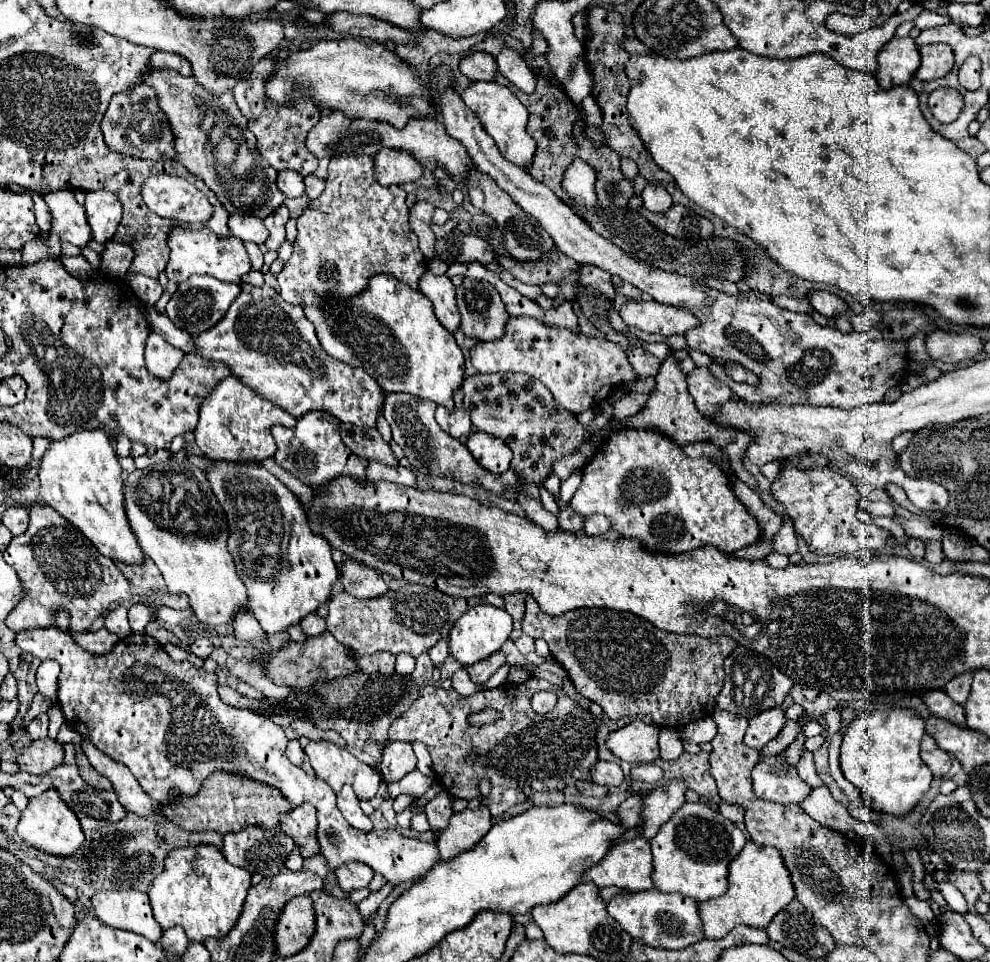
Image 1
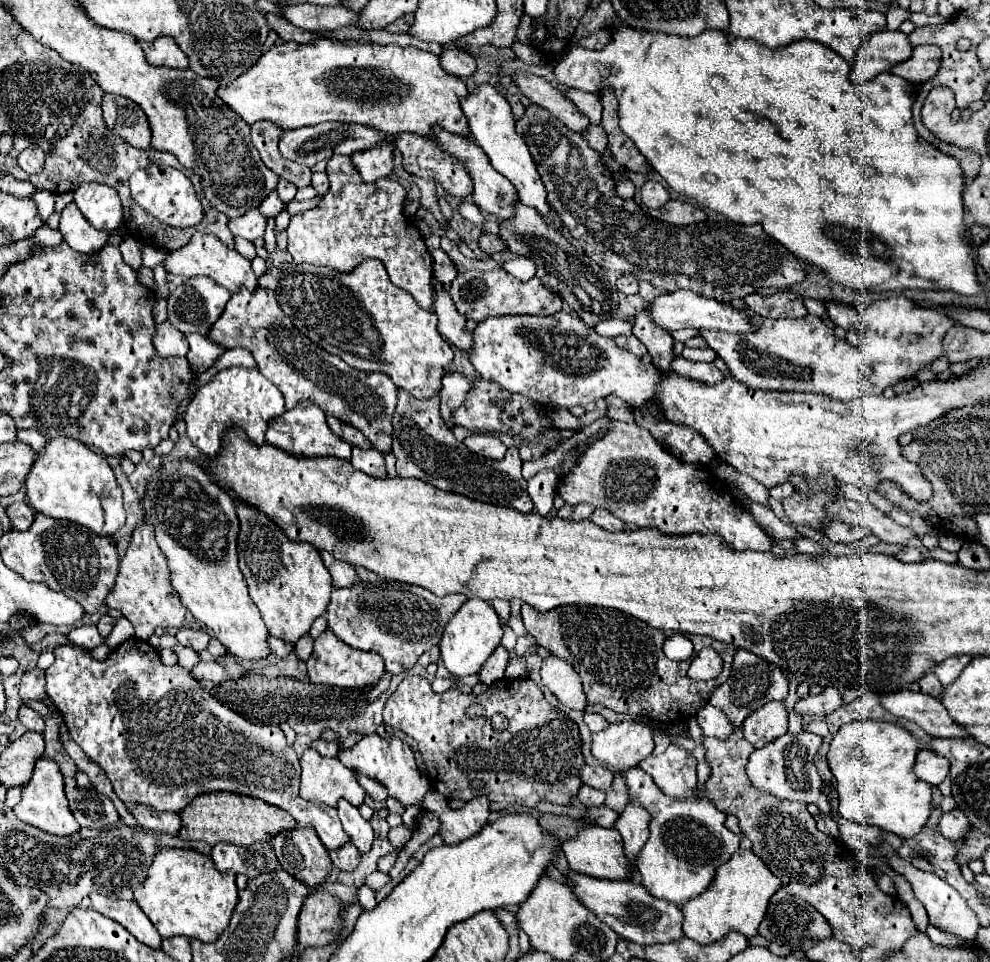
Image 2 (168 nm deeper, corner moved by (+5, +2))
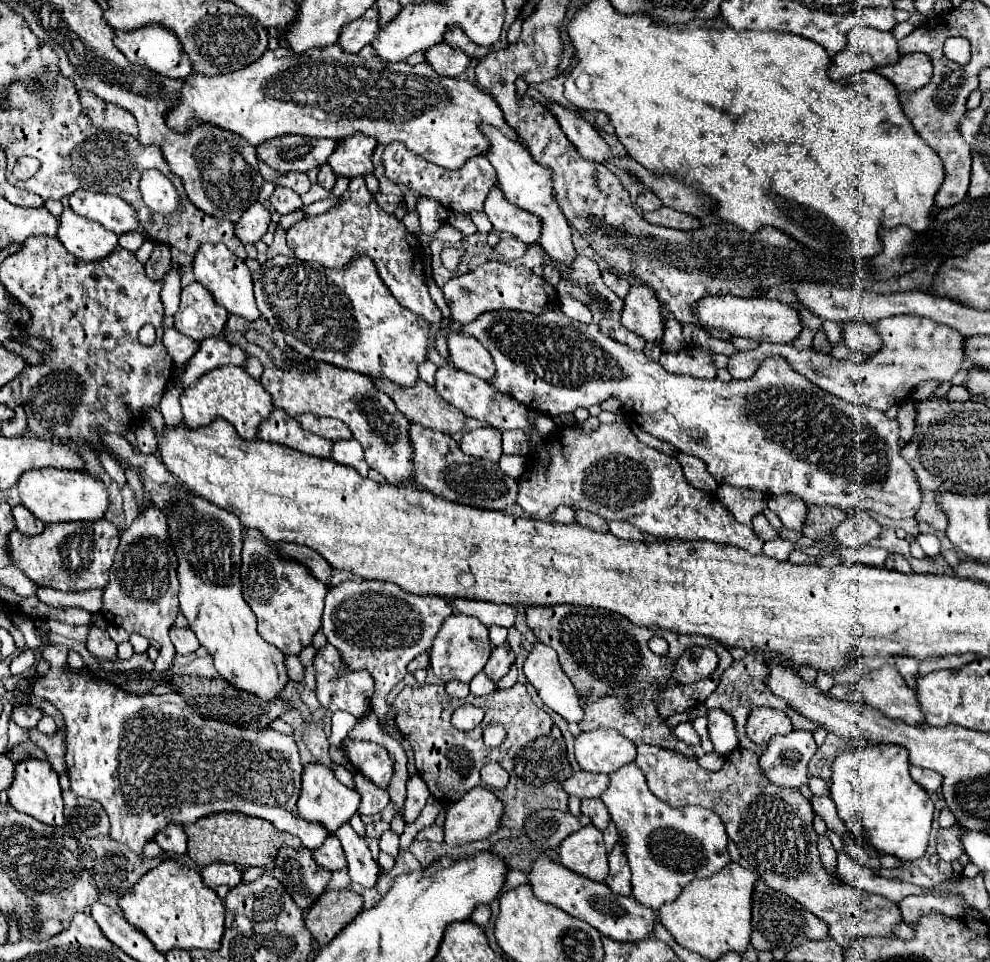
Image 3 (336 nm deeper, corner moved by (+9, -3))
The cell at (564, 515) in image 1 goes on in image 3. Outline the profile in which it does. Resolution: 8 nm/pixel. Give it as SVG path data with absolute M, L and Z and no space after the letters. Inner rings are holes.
M578 509L578 511L576 511L576 521L582 523L582 527L596 529L598 533L608 533L608 523L606 523L602 517L592 515L590 511L582 511L582 509Z

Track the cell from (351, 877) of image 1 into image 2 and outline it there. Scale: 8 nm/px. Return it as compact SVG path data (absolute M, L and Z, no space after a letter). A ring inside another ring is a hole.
M346 844L346 846L338 848L338 850L332 850L330 852L330 858L332 858L332 864L336 868L340 868L344 872L352 872L352 870L358 868L362 856L360 856L358 848L354 848L352 844Z

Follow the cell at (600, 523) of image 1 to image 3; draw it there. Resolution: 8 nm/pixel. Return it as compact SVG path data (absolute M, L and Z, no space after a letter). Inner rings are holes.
M610 521L610 533L614 533L618 539L626 539L626 541L640 541L644 543L646 537L644 533L640 533L634 525L626 523L626 521Z

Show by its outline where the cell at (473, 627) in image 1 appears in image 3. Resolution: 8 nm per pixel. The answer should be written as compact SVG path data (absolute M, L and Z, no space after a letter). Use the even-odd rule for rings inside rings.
M450 615L440 625L438 633L434 635L432 649L430 649L430 667L438 679L444 683L456 679L462 683L470 683L470 679L482 671L490 657L492 645L488 641L488 629L476 617L466 615Z

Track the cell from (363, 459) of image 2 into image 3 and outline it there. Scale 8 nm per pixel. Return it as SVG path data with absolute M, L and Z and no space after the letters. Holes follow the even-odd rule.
M356 439L334 441L334 447L332 447L332 455L330 455L330 459L336 461L336 463L342 463L342 465L354 467L362 477L366 477L368 471L370 471L368 463L364 461L362 445L360 445Z

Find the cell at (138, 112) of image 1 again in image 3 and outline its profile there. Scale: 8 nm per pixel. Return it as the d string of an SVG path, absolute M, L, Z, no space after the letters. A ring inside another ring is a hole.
M86 89L78 91L78 97L80 97L82 113L90 117L94 127L116 129L116 131L128 133L132 137L138 137L138 125L134 121L134 115L126 113L126 109L102 101L100 97L96 97L94 93L90 93Z

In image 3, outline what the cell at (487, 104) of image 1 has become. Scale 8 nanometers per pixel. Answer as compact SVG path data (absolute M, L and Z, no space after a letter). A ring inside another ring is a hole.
M482 125L484 135L490 139L490 149L486 153L486 157L490 159L490 163L496 169L498 175L498 185L502 189L502 193L506 195L506 199L534 215L538 215L542 219L542 237L540 237L540 245L544 247L544 251L552 257L554 263L560 265L572 265L576 251L572 245L572 229L568 227L568 221L554 197L554 181L552 181L552 171L540 163L536 163L532 159L530 153L526 153L526 147L518 141L510 141L508 137L504 137L498 129L490 127L490 125Z

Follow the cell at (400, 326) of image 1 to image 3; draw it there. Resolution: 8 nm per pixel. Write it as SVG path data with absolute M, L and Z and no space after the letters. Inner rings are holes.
M276 255L260 265L252 273L254 295L262 317L268 317L270 325L284 335L284 341L296 353L330 363L334 367L350 369L370 377L388 377L392 383L402 387L414 385L418 381L418 365L428 359L430 323L424 317L404 309L388 291L388 287L378 277L378 271L370 257L358 255L350 265L342 269L326 269L324 265L314 265L298 261L296 257Z

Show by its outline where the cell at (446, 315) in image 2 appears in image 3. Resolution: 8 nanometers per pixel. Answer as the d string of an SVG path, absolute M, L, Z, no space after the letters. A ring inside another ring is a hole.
M446 319L442 321L442 329L448 335L448 349L450 349L454 367L490 381L496 373L496 367L494 367L494 361L492 361L488 349L484 349L482 343L478 343L478 339L464 337L458 331L452 331L450 323Z

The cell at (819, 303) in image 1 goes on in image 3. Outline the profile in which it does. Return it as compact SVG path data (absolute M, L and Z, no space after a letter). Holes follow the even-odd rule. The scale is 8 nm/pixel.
M844 323L844 343L854 353L860 351L864 355L874 355L880 349L880 339L874 325L868 323Z

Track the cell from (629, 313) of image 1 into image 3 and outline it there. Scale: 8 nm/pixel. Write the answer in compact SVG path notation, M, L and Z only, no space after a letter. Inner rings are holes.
M706 297L694 305L694 315L698 317L700 325L704 327L716 327L726 329L736 337L750 337L756 341L768 341L768 343L792 343L800 331L800 313L796 307L766 299L766 297L750 297L750 299L738 299L738 297Z

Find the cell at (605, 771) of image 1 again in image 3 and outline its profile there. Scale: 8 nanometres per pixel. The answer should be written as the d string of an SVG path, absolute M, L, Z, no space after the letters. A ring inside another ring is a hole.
M576 771L572 773L562 789L568 793L568 795L576 795L576 797L600 797L602 791L606 789L606 783L608 783L608 775L604 773L586 773L586 771Z

